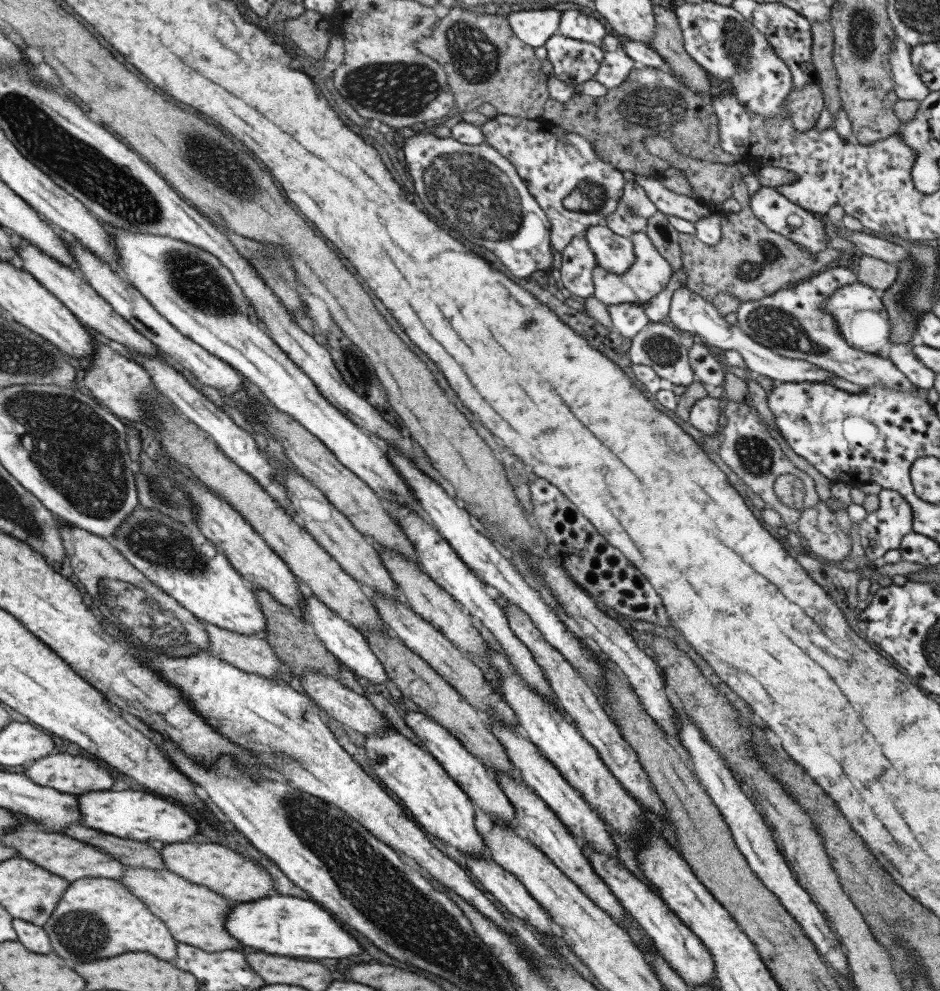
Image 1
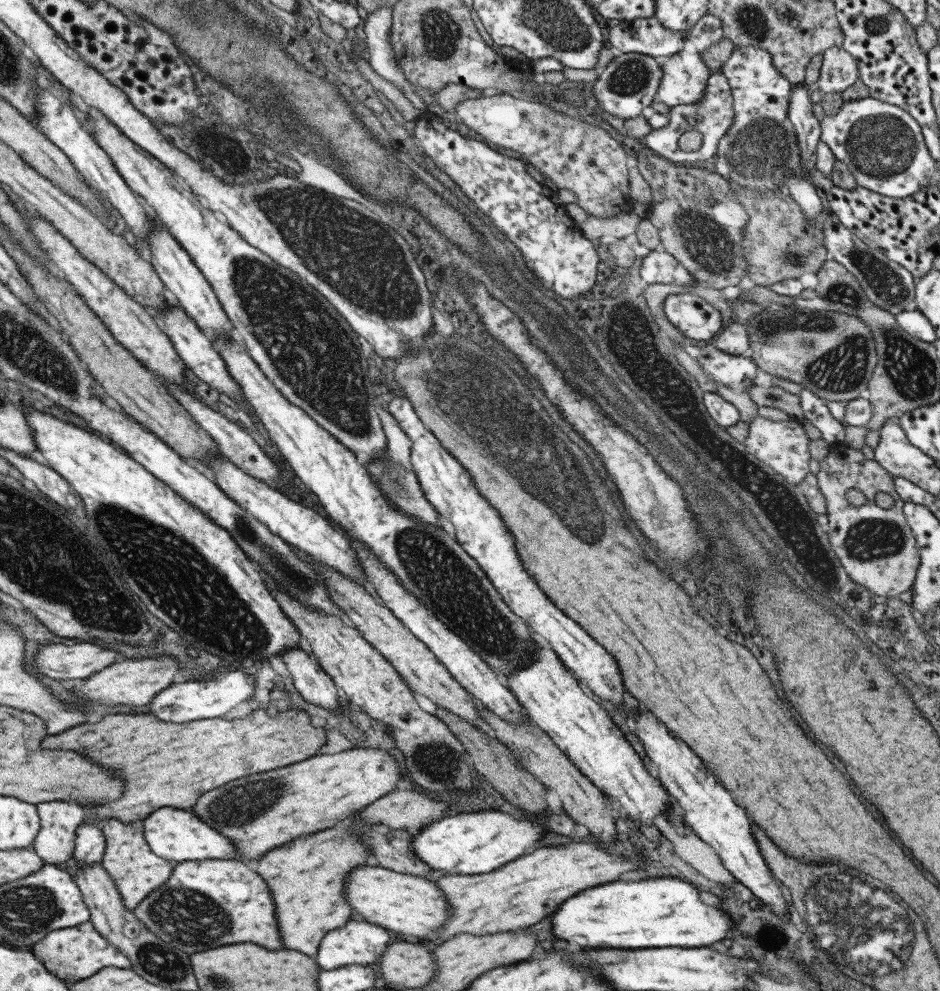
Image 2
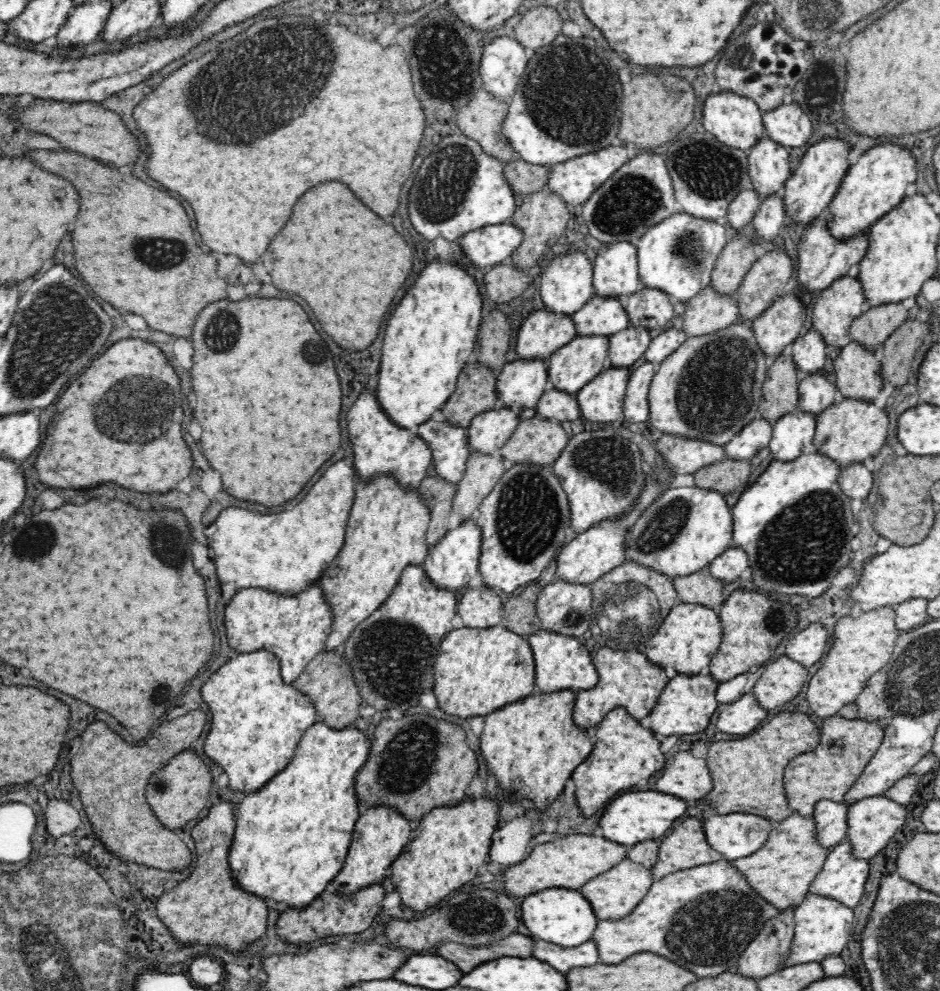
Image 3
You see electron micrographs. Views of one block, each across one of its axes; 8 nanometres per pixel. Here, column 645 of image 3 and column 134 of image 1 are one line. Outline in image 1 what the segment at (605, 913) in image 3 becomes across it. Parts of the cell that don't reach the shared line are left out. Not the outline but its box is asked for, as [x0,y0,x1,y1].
[118,866,246,952]

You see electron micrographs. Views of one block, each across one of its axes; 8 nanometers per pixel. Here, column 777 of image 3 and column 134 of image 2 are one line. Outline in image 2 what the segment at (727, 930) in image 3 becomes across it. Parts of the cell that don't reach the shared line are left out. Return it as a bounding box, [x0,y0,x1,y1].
[130,859,281,954]

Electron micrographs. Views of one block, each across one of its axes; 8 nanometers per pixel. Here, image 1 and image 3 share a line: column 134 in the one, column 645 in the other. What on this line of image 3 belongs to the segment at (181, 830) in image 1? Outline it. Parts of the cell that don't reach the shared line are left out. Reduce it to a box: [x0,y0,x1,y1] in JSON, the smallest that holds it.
[600,792,688,848]

